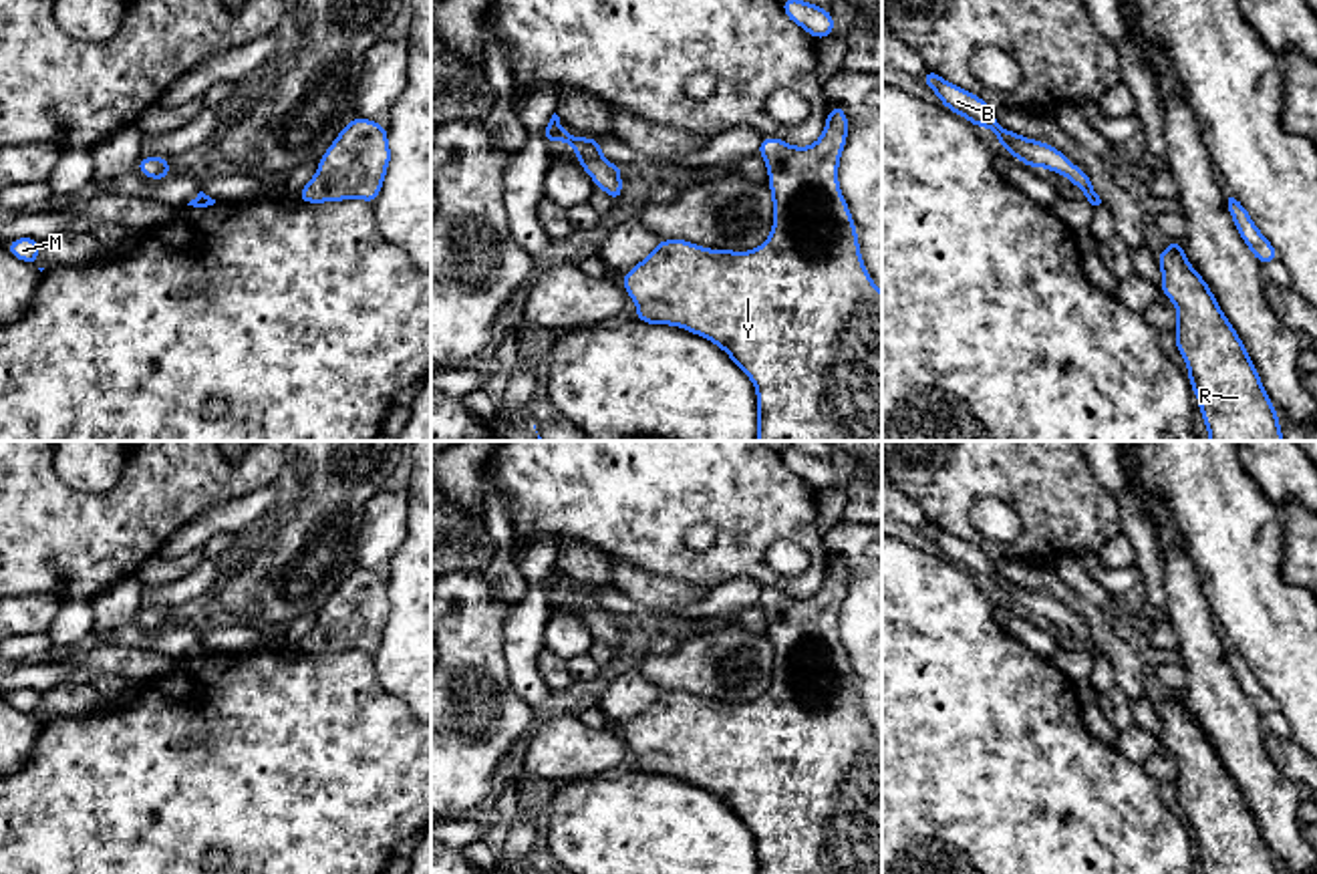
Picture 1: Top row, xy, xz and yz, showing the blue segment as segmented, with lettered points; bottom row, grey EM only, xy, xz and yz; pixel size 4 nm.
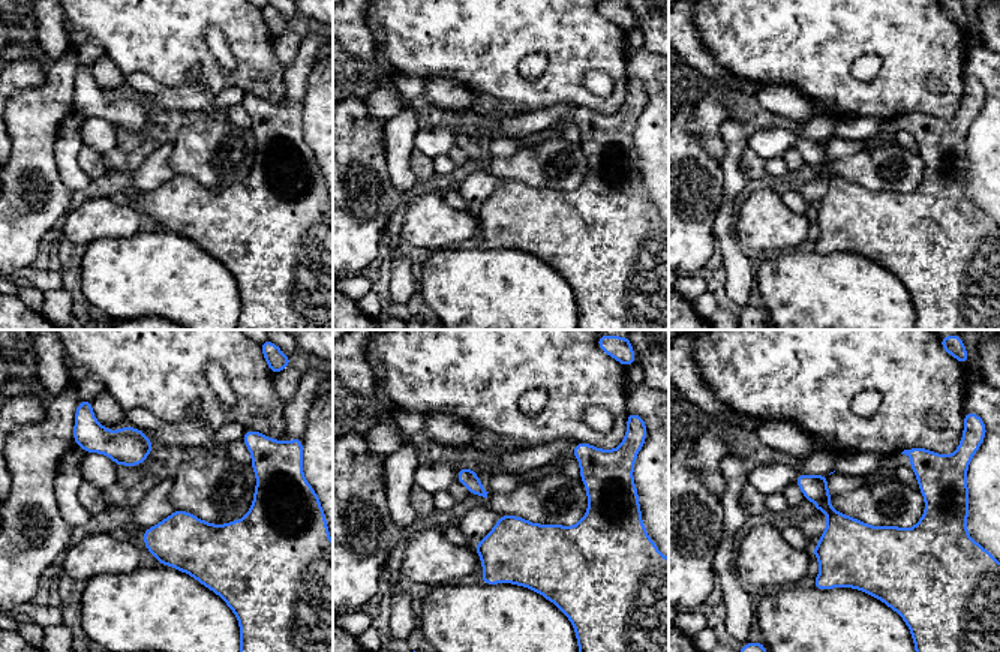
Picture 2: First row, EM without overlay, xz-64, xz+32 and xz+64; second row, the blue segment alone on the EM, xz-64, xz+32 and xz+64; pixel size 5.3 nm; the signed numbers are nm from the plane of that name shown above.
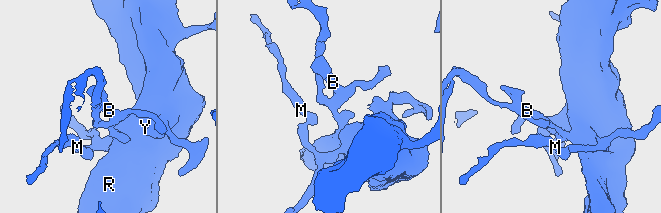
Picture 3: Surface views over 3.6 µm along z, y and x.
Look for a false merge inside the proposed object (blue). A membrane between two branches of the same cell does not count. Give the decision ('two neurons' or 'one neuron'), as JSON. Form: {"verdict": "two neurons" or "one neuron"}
{"verdict": "one neuron"}

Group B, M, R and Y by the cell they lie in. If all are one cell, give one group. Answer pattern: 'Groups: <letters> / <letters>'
Groups: B M R Y

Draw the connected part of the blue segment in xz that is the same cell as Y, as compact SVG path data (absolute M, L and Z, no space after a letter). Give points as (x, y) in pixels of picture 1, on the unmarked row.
M834 556L822 588L810 598L793 598L777 588L761 590L757 604L769 624L773 681L759 699L727 703L687 691L661 691L622 727L638 759L636 771L685 779L729 806L757 842L757 874L882 874L882 743L864 717L858 683L838 634L846 588L846 562Z

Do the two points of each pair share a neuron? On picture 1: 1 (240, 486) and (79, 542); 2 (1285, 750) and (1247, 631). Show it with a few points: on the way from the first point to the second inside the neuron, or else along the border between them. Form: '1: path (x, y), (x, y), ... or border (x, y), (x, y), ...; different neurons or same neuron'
1: path (200, 486), (166, 486), (119, 530); same neuron
2: border (1291, 736), (1295, 742); different neurons

